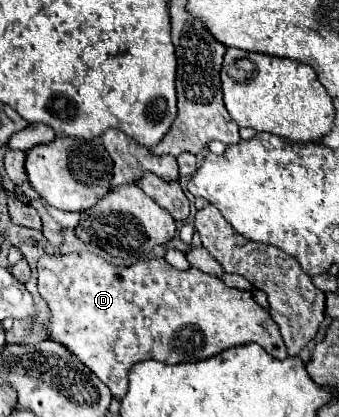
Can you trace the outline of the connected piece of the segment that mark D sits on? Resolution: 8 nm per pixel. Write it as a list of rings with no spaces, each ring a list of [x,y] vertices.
[[[69,253],[69,255],[43,255],[39,257],[37,261],[37,287],[39,287],[39,293],[41,297],[47,301],[47,307],[49,307],[49,321],[45,323],[45,331],[47,331],[47,339],[49,341],[55,341],[55,343],[61,343],[65,345],[65,349],[75,355],[77,359],[81,359],[81,363],[85,363],[85,367],[89,367],[111,391],[113,399],[123,399],[125,393],[127,393],[127,373],[129,373],[129,367],[133,363],[139,363],[139,361],[145,361],[145,359],[155,359],[155,361],[163,361],[163,363],[189,363],[189,361],[203,361],[203,359],[209,359],[229,347],[235,347],[235,345],[245,345],[245,343],[259,343],[269,355],[273,355],[275,359],[285,359],[287,357],[287,349],[285,349],[285,343],[283,343],[283,337],[279,333],[279,327],[275,325],[275,321],[269,317],[267,309],[263,309],[261,305],[257,305],[251,297],[249,291],[239,291],[239,289],[229,289],[227,285],[223,285],[223,281],[219,277],[213,277],[213,275],[207,275],[203,271],[197,271],[197,269],[187,269],[187,271],[177,271],[175,267],[171,267],[165,259],[149,259],[149,261],[139,261],[139,263],[133,263],[129,267],[117,267],[117,265],[111,265],[107,263],[103,257],[99,255],[93,255],[93,253]]]

